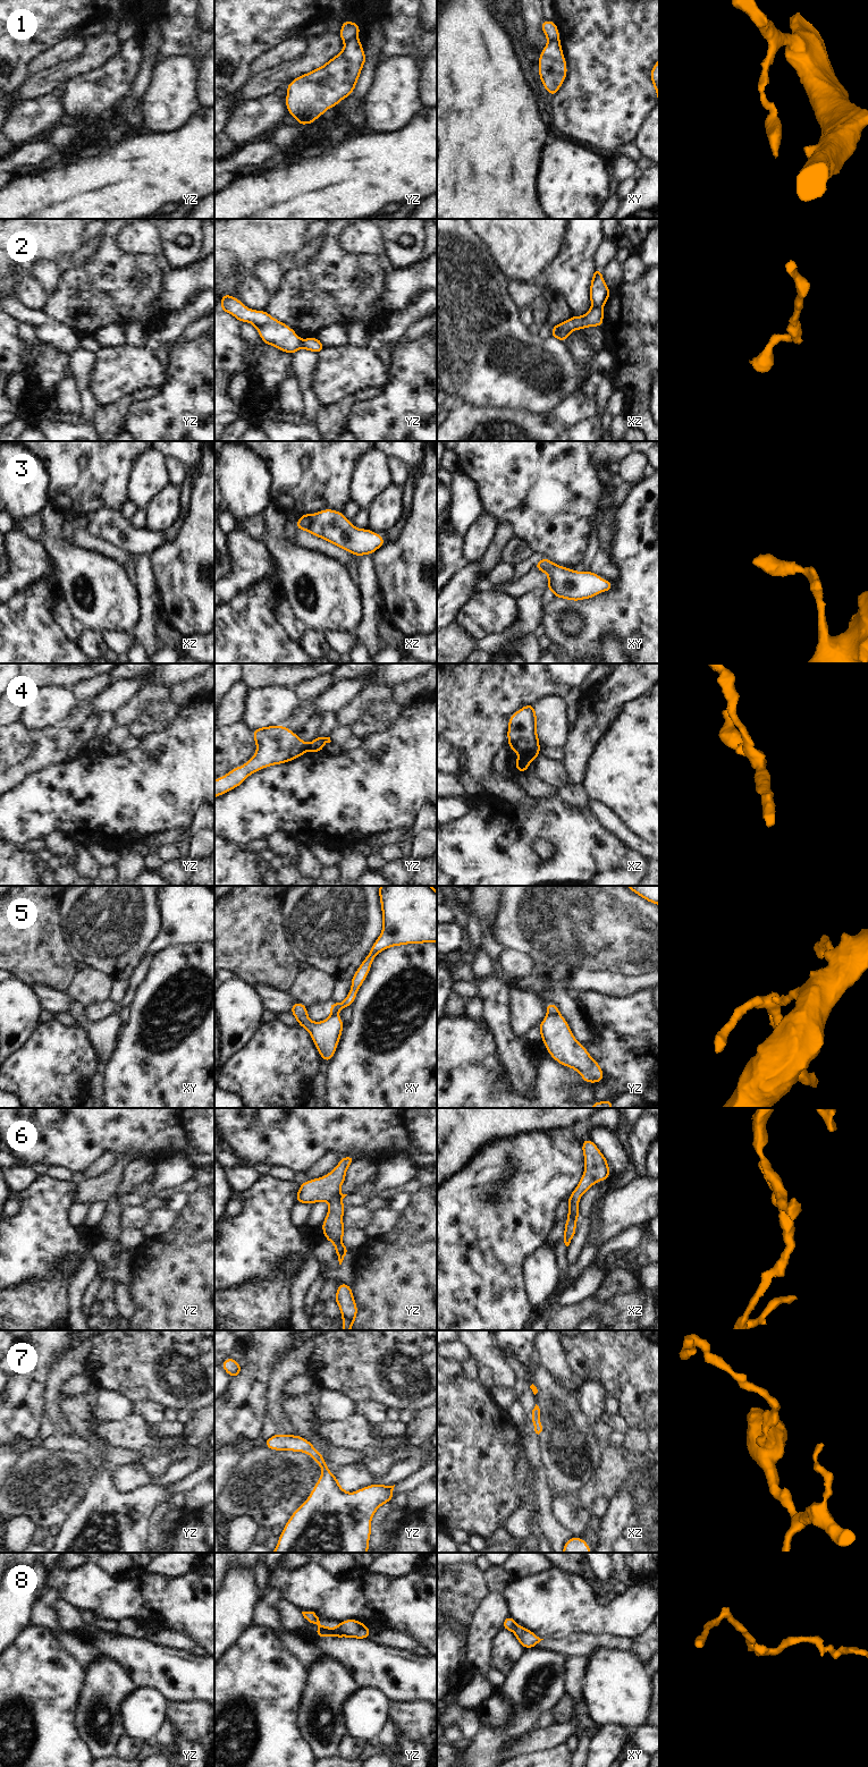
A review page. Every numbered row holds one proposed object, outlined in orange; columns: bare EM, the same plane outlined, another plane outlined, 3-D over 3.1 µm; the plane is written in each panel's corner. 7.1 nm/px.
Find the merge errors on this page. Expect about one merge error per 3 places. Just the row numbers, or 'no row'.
1, 2, 4, 5

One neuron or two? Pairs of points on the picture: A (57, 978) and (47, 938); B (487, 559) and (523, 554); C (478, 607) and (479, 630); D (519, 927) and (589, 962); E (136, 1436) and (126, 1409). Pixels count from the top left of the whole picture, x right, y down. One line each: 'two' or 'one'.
A: one
B: two
C: one
D: one
E: two

